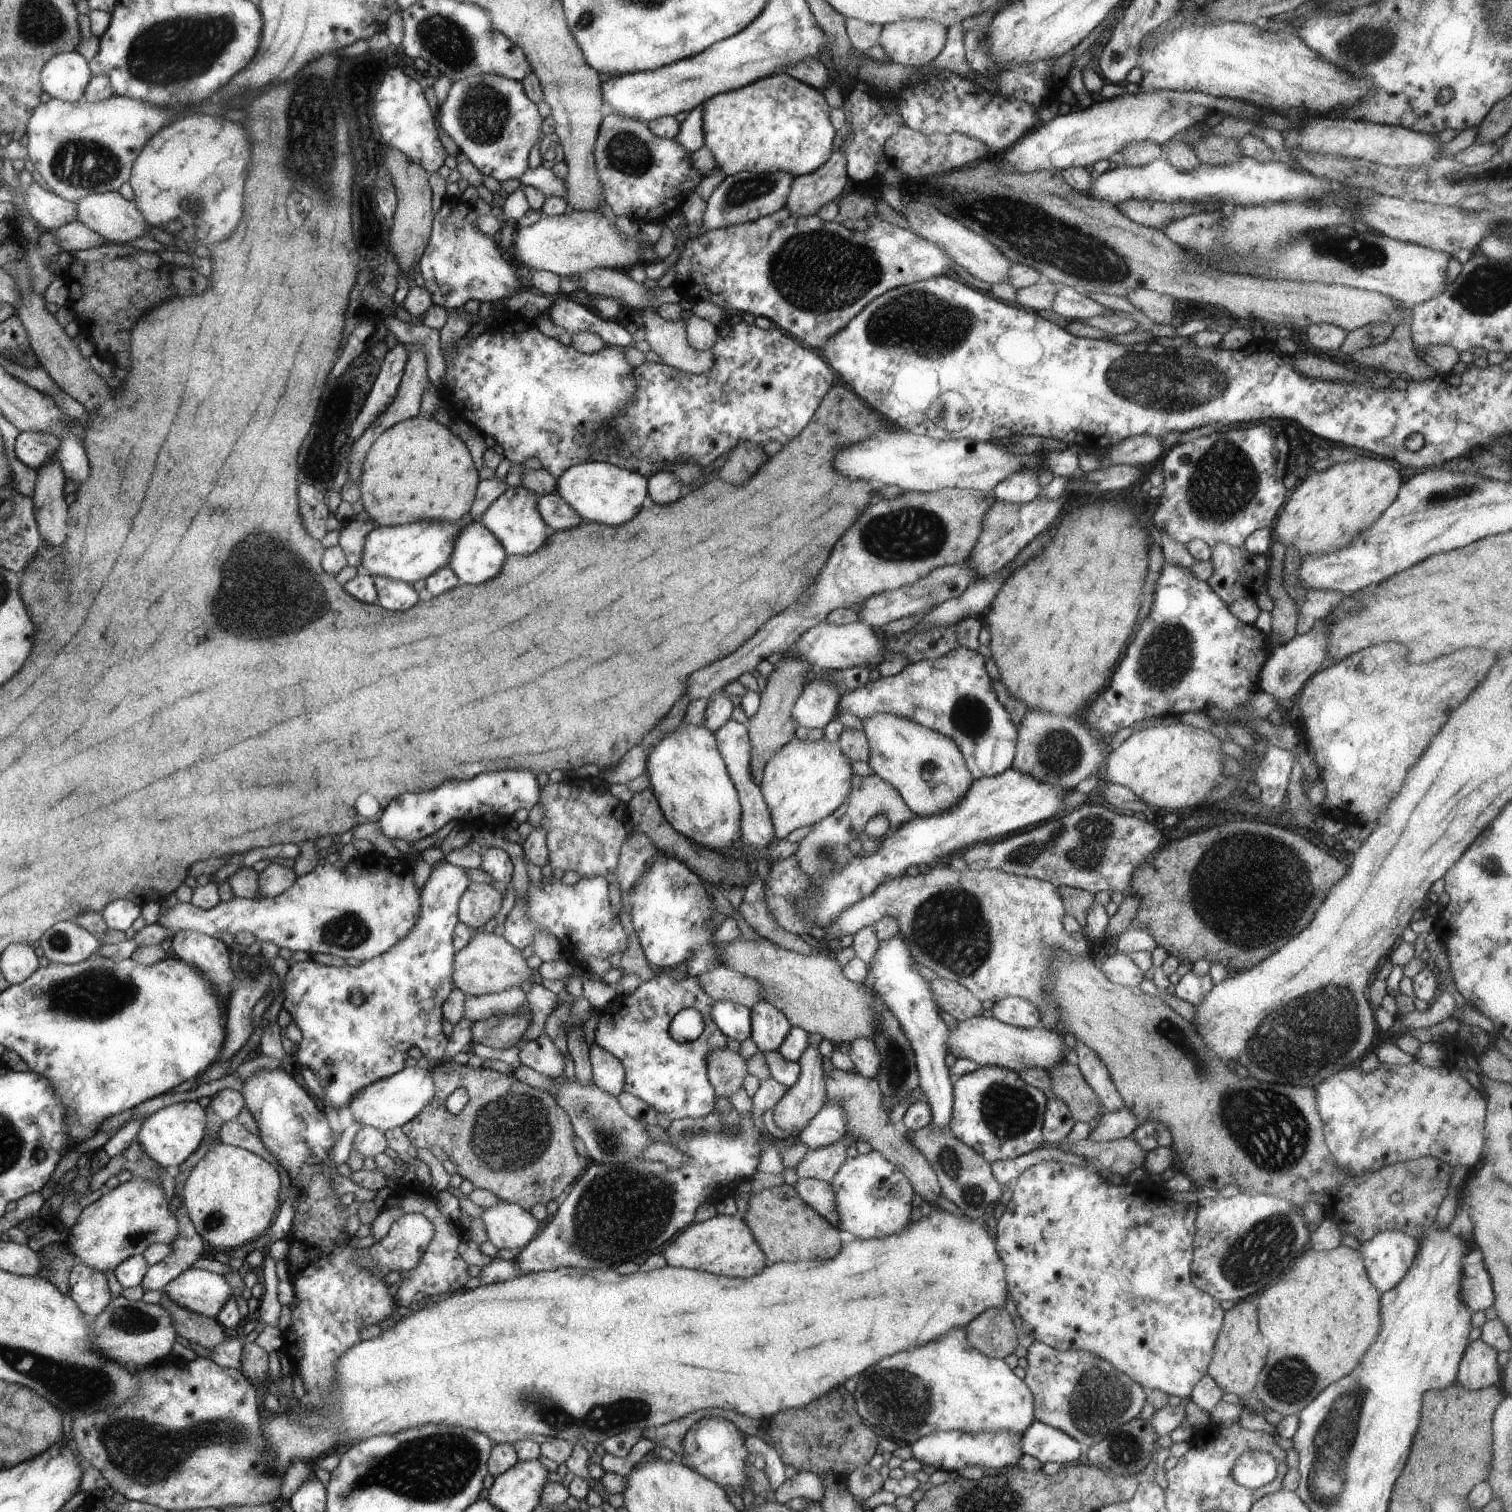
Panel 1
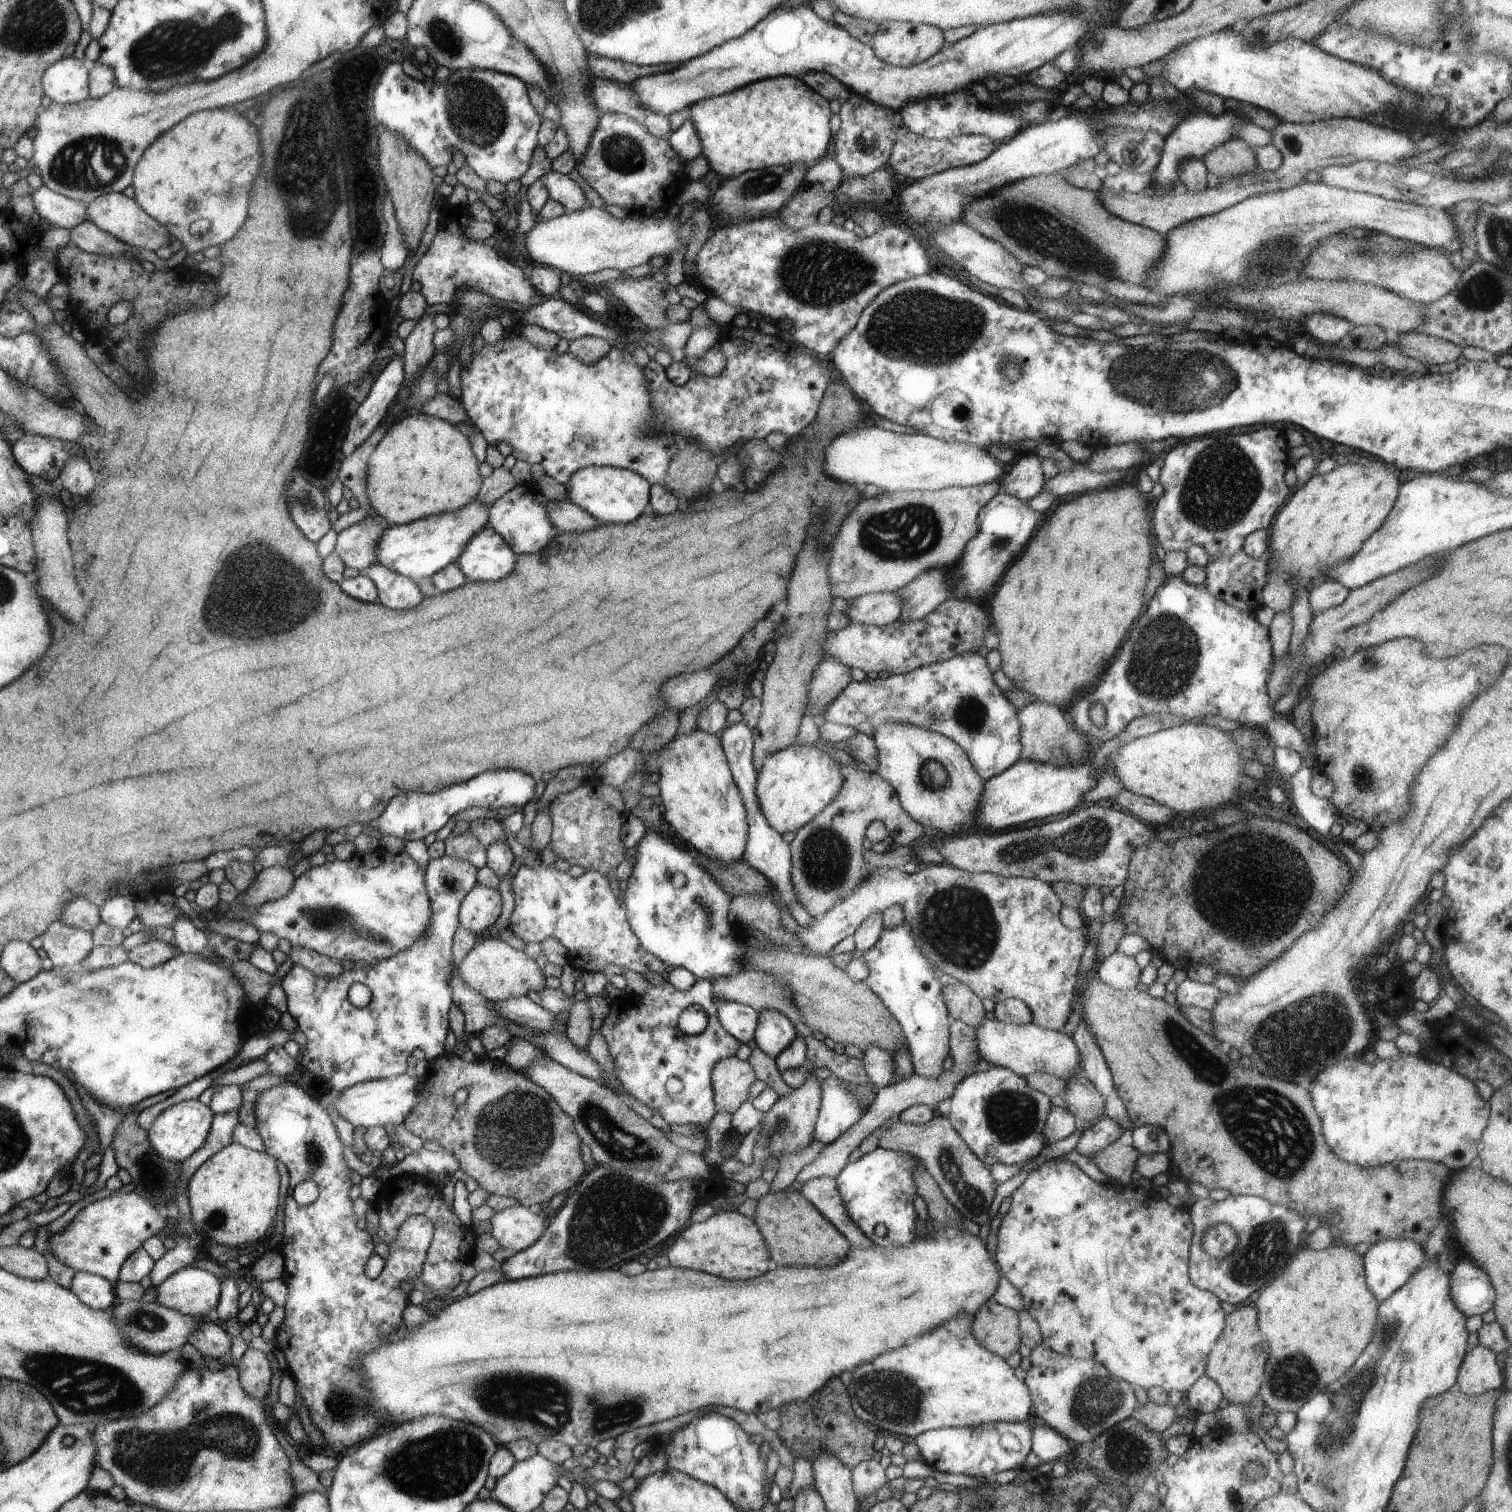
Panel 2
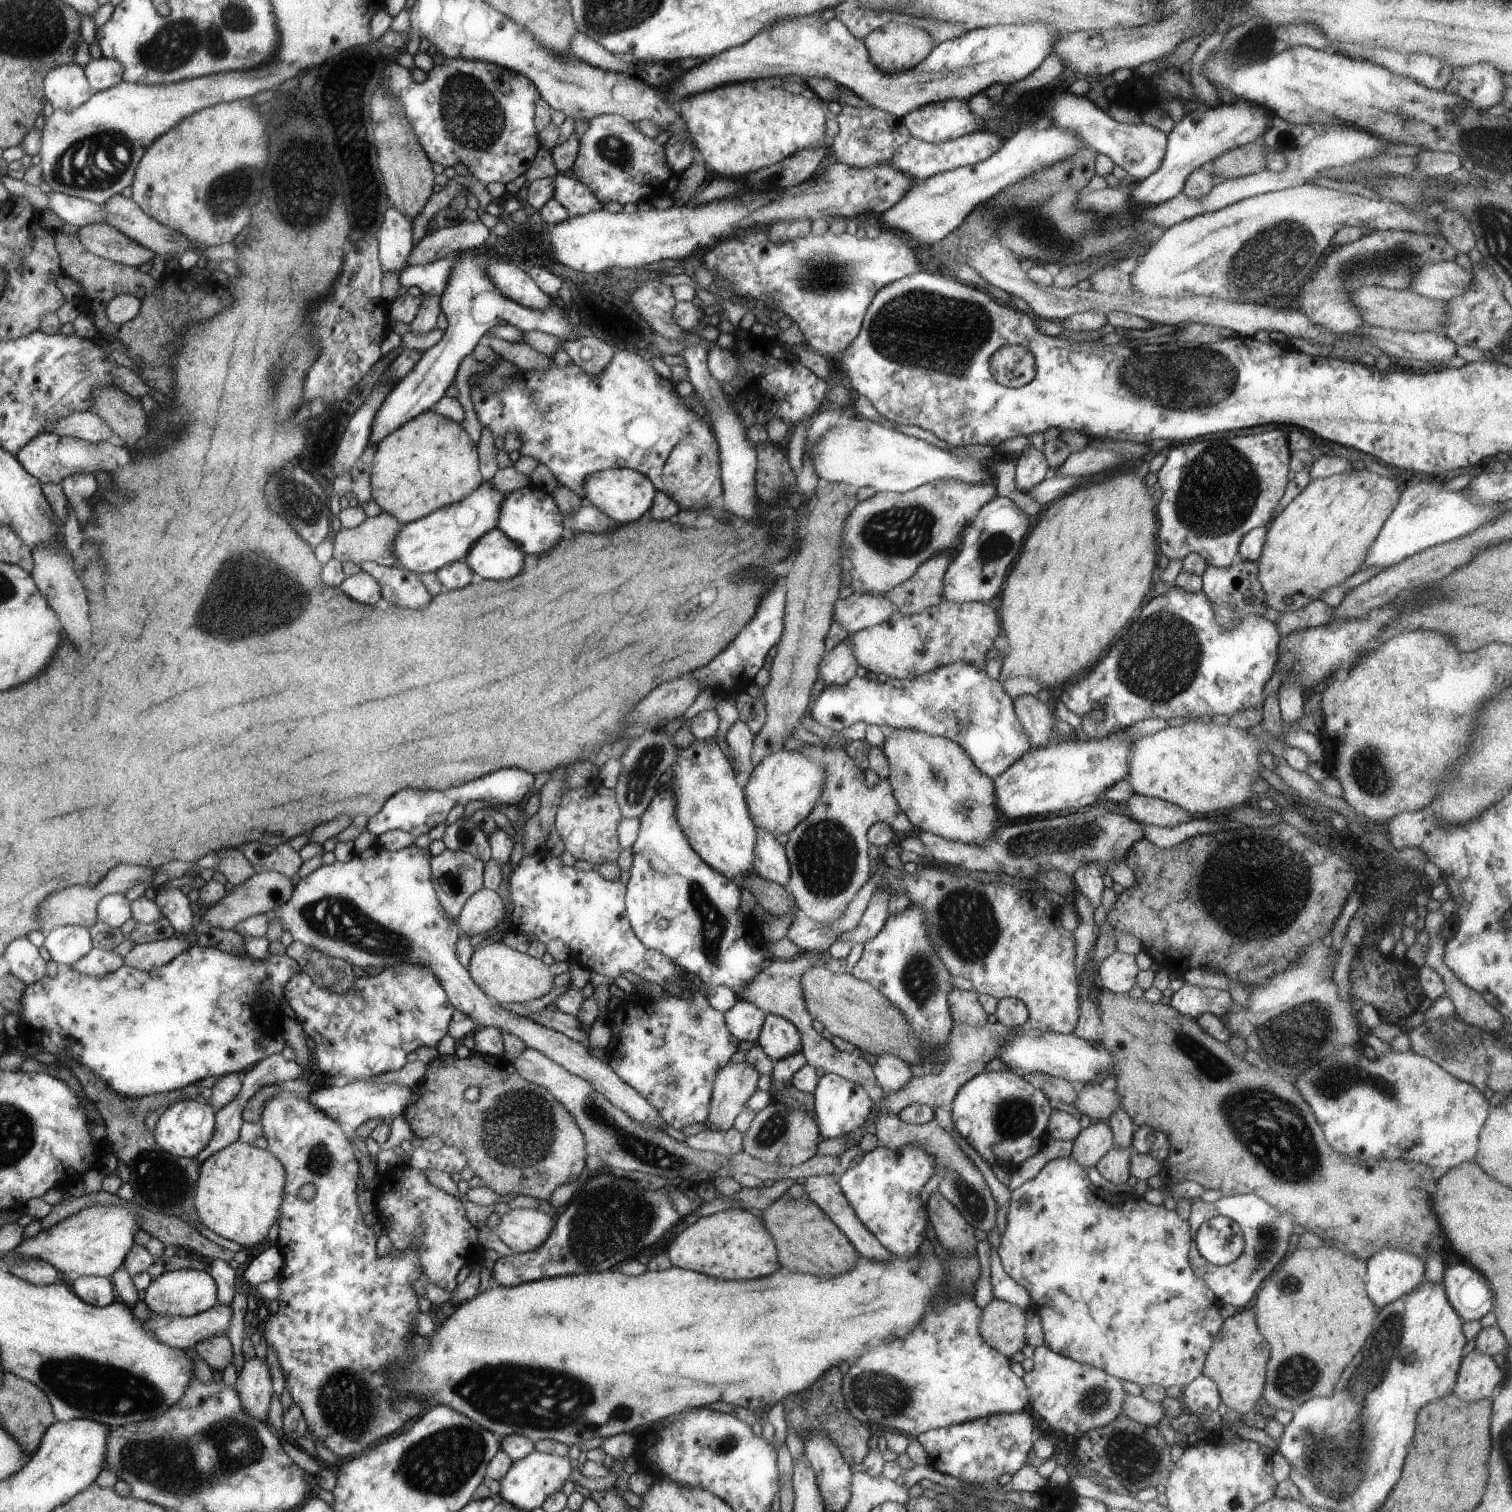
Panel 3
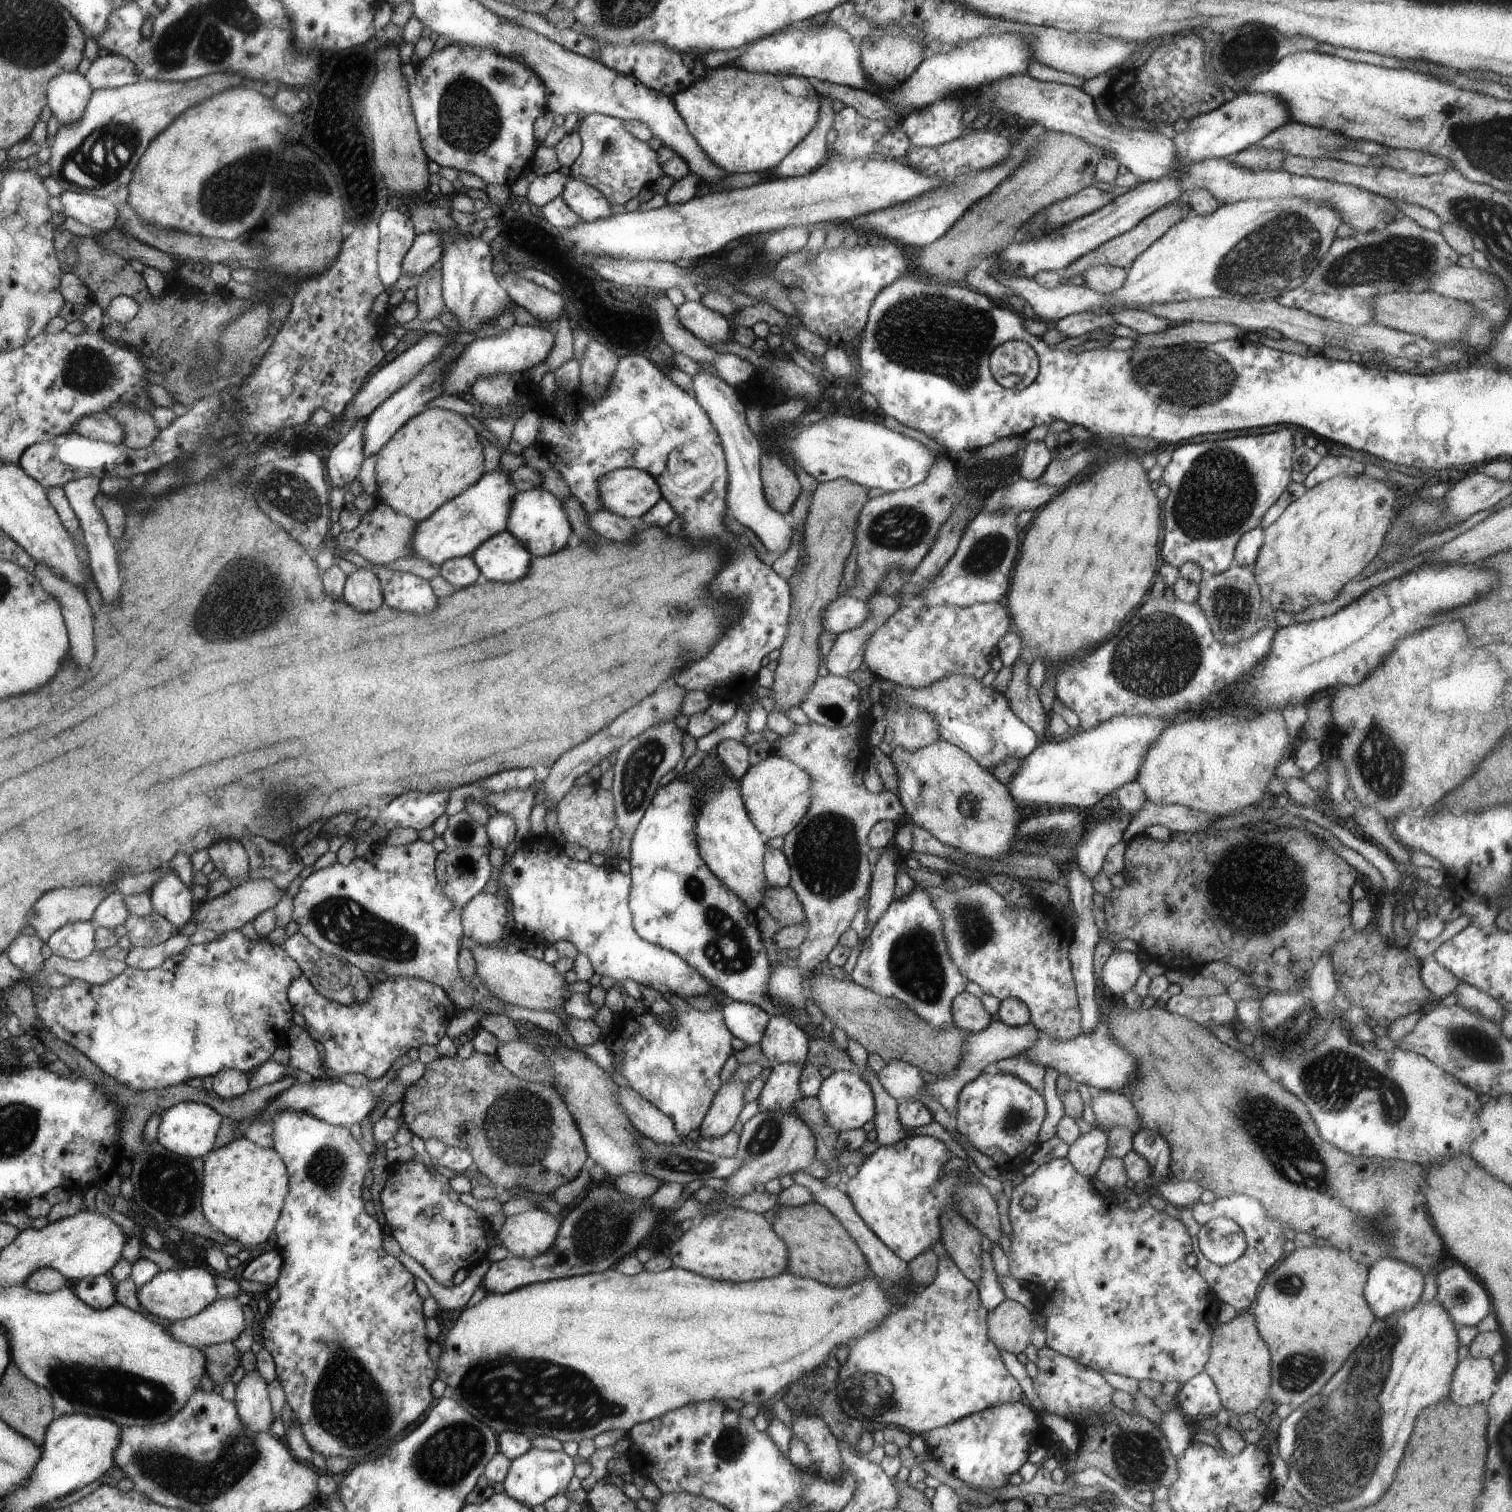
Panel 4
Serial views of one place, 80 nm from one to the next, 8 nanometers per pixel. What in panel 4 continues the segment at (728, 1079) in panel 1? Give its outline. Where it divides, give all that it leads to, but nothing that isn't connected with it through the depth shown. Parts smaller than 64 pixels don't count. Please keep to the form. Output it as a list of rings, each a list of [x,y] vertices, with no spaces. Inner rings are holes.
[[[763,1062],[740,1065],[734,1078],[719,1088],[710,1112],[700,1125],[700,1138],[717,1139],[728,1134],[739,1119],[744,1106],[744,1089],[763,1069]]]

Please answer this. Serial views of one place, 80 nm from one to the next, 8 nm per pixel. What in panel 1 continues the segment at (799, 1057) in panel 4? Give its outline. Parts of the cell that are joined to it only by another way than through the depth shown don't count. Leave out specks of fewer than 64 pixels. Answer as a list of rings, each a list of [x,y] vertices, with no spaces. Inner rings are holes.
[[[762,1000],[751,1009],[751,1038],[762,1053],[779,1051],[793,1026],[778,1007]]]

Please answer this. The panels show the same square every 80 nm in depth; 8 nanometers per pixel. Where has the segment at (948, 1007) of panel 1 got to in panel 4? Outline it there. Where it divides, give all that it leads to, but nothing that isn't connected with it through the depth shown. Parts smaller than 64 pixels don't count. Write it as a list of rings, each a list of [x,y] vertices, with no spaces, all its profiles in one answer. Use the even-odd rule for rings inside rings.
[[[964,991],[953,1000],[953,1024],[968,1032],[984,1030],[992,1022],[979,997]]]

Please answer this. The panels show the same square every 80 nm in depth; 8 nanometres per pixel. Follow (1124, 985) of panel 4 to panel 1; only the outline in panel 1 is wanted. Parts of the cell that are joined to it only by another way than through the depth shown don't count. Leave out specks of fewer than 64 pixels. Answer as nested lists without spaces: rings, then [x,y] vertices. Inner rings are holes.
[[[1115,953],[1106,958],[1100,970],[1108,976],[1110,982],[1125,988],[1138,987],[1144,979],[1142,970],[1123,953]]]

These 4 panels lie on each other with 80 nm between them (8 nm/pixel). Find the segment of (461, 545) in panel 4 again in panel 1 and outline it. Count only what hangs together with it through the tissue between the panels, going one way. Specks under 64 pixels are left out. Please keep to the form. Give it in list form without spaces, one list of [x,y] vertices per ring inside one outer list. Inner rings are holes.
[[[465,516],[459,522],[422,521],[395,527],[379,526],[375,528],[365,541],[363,565],[373,577],[390,577],[398,581],[414,583],[416,580],[428,578],[437,570],[448,566],[455,550],[455,541],[463,530],[463,524],[470,521]]]

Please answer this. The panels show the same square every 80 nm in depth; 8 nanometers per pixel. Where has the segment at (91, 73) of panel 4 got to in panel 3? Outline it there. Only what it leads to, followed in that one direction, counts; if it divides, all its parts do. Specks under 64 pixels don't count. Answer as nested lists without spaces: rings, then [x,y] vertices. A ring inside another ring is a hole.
[[[102,56],[98,59],[92,59],[84,69],[94,93],[115,87],[124,81],[125,66],[113,58]]]

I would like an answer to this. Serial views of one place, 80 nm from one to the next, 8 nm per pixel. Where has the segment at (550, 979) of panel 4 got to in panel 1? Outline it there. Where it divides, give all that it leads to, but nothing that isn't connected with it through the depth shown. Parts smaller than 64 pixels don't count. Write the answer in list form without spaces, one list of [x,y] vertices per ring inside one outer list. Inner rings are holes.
[[[476,932],[471,942],[455,954],[454,979],[457,988],[472,997],[504,993],[513,987],[520,987],[524,982],[534,984],[540,980],[518,948],[503,936],[494,936],[490,932]]]

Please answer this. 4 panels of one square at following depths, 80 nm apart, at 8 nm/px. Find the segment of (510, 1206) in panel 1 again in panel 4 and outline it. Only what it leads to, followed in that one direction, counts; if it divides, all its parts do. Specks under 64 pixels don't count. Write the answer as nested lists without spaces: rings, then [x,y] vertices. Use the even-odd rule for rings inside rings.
[[[529,1210],[506,1217],[498,1236],[509,1252],[521,1259],[544,1254],[555,1244],[562,1222],[556,1215],[542,1210]]]

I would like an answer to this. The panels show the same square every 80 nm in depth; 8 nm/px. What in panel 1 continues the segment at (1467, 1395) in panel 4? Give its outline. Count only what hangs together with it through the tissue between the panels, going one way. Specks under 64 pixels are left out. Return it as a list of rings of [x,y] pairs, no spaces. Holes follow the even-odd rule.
[[[1482,1339],[1471,1342],[1463,1354],[1459,1364],[1458,1384],[1469,1391],[1479,1391],[1500,1382],[1501,1368],[1496,1361],[1497,1350],[1488,1346]]]

